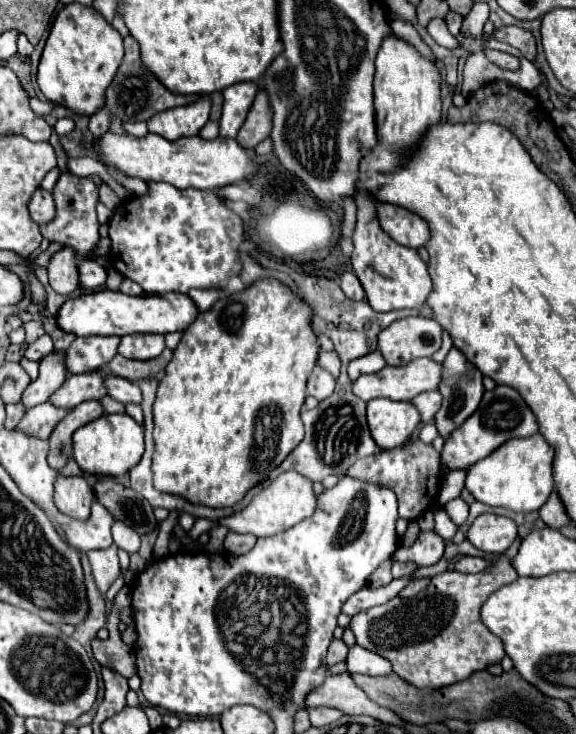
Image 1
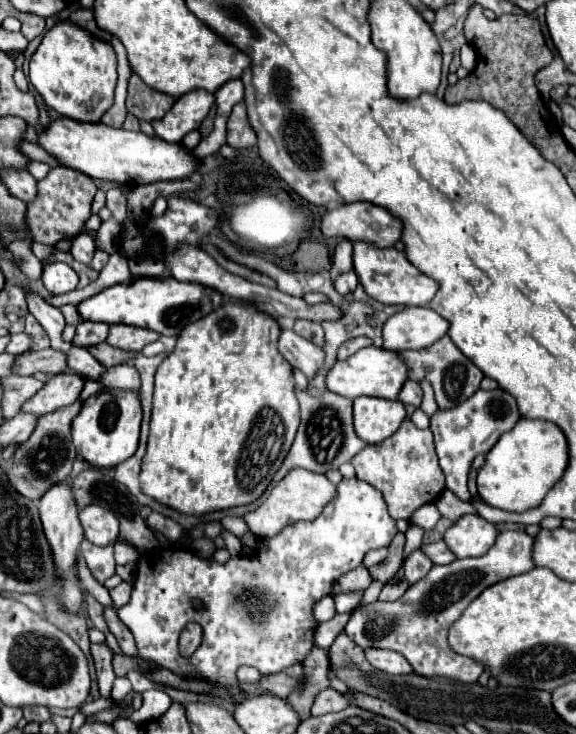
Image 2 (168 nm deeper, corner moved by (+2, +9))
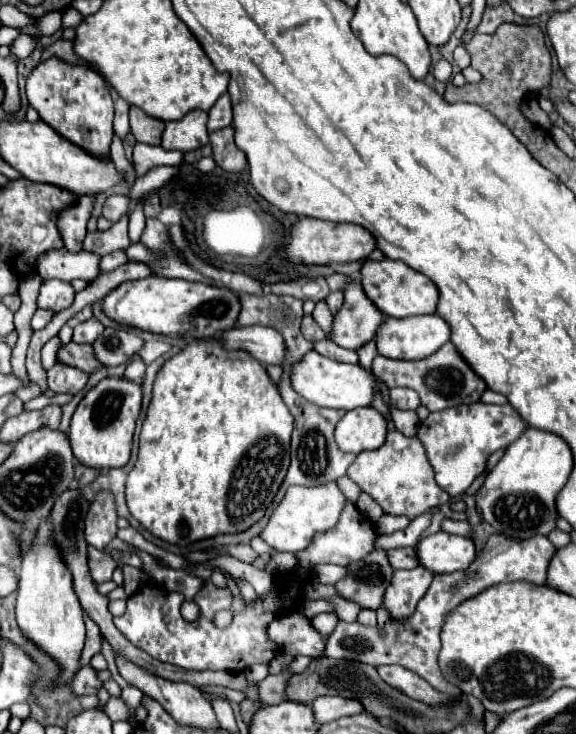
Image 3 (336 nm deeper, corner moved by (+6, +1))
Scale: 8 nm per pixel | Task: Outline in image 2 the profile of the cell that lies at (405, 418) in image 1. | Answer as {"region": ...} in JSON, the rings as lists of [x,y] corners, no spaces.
{"region":[[[360,396],[354,400],[354,428],[368,444],[378,444],[390,438],[406,418],[406,408],[400,400],[382,400]]]}

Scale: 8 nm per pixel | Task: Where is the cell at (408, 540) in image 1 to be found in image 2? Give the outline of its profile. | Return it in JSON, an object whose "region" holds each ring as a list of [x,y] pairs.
{"region":[[[398,532],[392,540],[392,544],[388,546],[390,548],[390,554],[384,562],[380,562],[378,566],[372,566],[370,568],[370,574],[374,580],[382,580],[382,582],[388,582],[396,572],[398,568],[402,566],[404,562],[404,544],[406,544],[406,536],[402,532]]]}

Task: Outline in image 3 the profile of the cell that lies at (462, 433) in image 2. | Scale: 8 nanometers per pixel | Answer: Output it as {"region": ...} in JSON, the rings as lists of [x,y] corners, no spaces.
{"region":[[[468,404],[446,408],[440,412],[432,412],[418,430],[418,438],[426,448],[428,462],[436,474],[436,482],[444,488],[452,498],[464,494],[476,476],[486,470],[486,462],[490,454],[500,448],[510,446],[518,436],[528,430],[528,424],[518,416],[518,412],[510,406],[494,406],[494,404]]]}

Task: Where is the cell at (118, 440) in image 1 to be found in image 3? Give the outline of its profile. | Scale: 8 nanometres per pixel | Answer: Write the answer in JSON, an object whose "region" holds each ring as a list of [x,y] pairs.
{"region":[[[112,376],[100,380],[94,388],[86,392],[80,400],[68,430],[70,448],[76,460],[84,466],[102,470],[102,468],[120,468],[130,460],[132,434],[142,408],[142,386],[124,378]]]}

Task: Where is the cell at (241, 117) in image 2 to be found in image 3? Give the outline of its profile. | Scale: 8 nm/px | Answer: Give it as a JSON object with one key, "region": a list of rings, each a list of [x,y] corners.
{"region":[[[222,128],[218,132],[210,134],[210,146],[212,146],[212,158],[216,166],[220,166],[224,172],[242,172],[246,166],[246,156],[242,150],[234,144],[234,128]]]}

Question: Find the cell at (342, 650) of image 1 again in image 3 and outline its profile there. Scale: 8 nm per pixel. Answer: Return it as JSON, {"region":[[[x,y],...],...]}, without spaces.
{"region":[[[280,672],[280,674],[268,674],[260,684],[258,684],[258,698],[260,702],[266,704],[278,704],[284,700],[284,688],[286,688],[286,680],[288,680],[288,672]]]}

